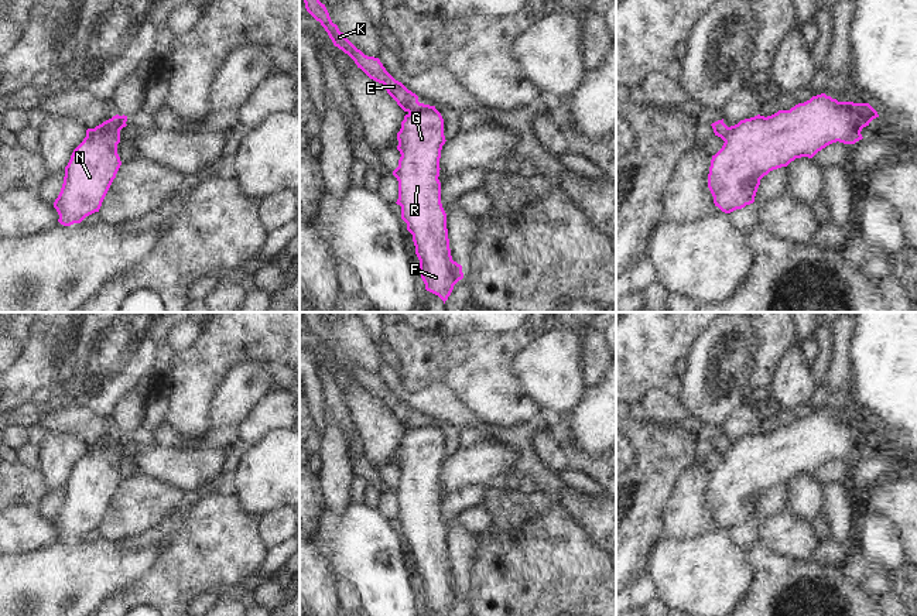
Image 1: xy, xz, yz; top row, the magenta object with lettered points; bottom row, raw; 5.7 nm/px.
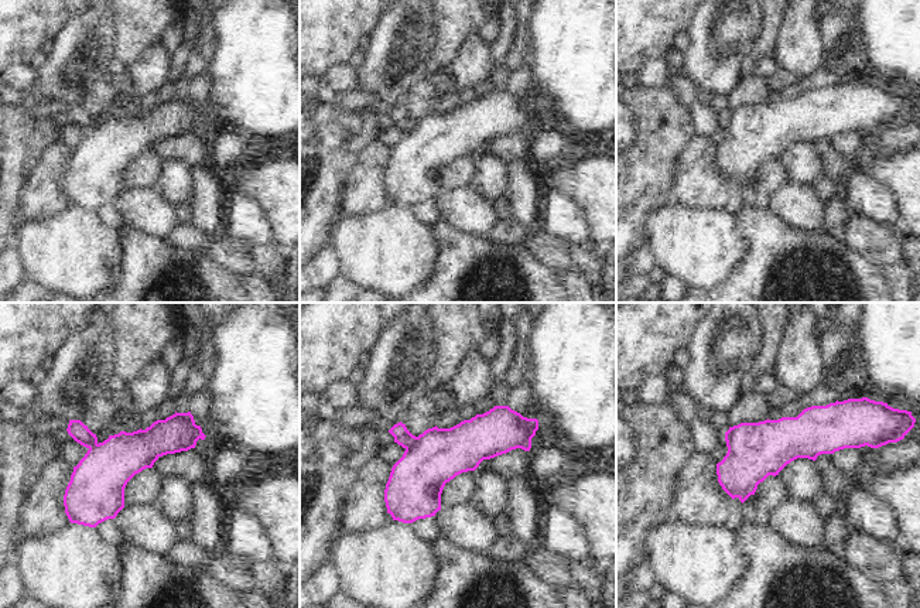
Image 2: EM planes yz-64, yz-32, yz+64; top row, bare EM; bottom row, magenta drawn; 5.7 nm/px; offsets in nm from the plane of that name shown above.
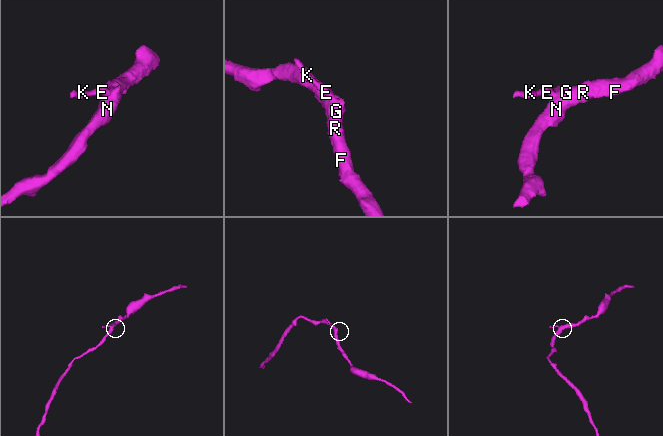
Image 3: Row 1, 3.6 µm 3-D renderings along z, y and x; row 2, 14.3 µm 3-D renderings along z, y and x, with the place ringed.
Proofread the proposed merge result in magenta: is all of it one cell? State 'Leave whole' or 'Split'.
Split.

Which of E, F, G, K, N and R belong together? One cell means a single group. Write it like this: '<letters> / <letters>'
E K / F G N R

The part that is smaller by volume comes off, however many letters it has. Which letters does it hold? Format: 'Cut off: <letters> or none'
Cut off: E, K

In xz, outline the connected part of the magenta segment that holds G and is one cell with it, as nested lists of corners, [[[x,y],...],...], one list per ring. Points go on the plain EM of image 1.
[[[420,420],[404,432],[397,456],[401,473],[393,487],[398,497],[396,520],[413,551],[425,606],[448,616],[463,589],[451,572],[446,530],[441,520],[439,475],[446,458],[441,430],[435,422]]]

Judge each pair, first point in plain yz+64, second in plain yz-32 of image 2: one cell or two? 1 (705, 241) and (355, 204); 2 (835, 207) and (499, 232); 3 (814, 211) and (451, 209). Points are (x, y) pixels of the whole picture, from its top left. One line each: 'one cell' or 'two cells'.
1: two cells
2: one cell
3: one cell

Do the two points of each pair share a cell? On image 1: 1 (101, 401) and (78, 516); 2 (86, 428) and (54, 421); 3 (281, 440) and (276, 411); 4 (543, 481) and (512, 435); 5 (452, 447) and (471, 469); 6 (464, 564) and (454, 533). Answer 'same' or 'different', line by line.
1: different
2: same
3: different
4: same
5: different
6: same

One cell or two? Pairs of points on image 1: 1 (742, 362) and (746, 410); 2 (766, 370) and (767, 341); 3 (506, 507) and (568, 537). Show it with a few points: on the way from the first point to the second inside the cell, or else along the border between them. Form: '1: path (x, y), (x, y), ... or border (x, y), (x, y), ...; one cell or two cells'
1: border (745, 400), (722, 424); two cells
2: path (766, 363), (767, 348); one cell
3: path (522, 514), (531, 514), (553, 536); one cell

